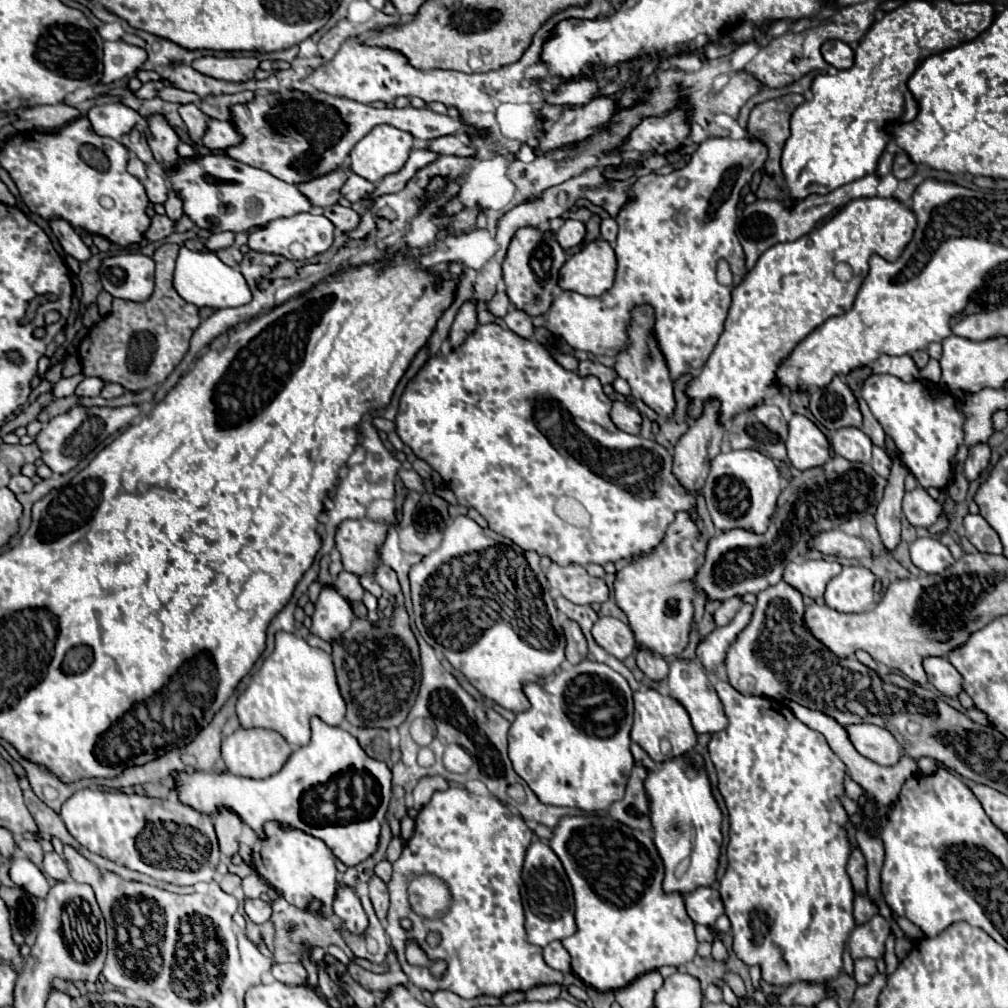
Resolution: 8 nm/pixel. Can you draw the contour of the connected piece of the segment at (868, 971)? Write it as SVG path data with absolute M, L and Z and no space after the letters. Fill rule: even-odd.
M874 959L854 961L854 979L858 985L868 985L874 975L876 975L876 961Z

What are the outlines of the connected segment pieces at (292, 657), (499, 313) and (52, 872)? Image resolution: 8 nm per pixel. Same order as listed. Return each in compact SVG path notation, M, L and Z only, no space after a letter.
M284 631L276 633L276 649L272 651L272 655L268 655L264 659L260 671L252 675L250 685L236 701L236 715L238 715L238 721L244 729L252 729L252 727L274 729L294 747L306 745L310 741L310 717L316 715L324 723L338 727L344 721L344 713L346 713L346 703L342 701L342 695L338 691L332 657L328 653L324 653L322 649L308 645L302 637L296 637L292 633L284 633Z
M498 291L494 295L494 299L488 303L488 311L494 315L494 317L504 317L508 313L508 307L510 307L510 301L506 297L504 291Z
M54 851L44 855L42 867L44 867L44 871L46 871L52 879L56 879L56 881L68 881L68 879L70 879L70 871L68 871L66 861L64 861L58 853L54 853Z

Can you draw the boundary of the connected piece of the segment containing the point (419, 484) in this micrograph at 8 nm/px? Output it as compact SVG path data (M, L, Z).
M400 469L398 471L400 479L404 481L404 485L410 489L410 491L416 491L416 493L426 493L426 485L422 481L422 477L416 473L416 471L406 471L406 469Z

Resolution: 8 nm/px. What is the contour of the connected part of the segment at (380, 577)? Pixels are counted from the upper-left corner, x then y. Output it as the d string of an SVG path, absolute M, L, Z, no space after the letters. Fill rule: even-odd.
M382 563L378 564L378 569L376 569L376 577L378 585L390 593L390 595L398 595L400 593L400 583L398 583L398 575L394 573L394 569L390 569L388 565Z

